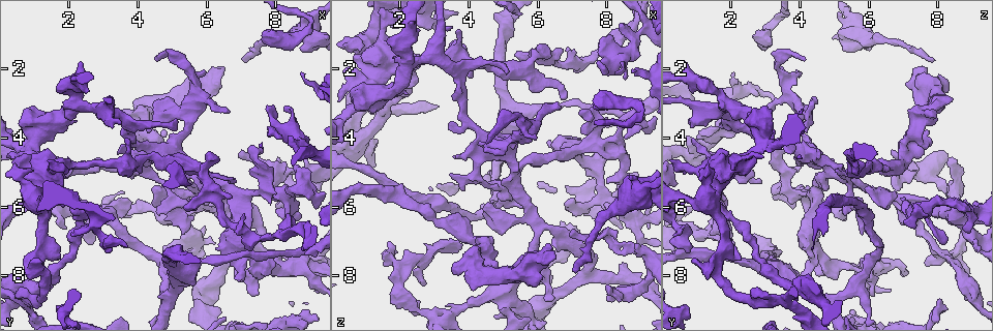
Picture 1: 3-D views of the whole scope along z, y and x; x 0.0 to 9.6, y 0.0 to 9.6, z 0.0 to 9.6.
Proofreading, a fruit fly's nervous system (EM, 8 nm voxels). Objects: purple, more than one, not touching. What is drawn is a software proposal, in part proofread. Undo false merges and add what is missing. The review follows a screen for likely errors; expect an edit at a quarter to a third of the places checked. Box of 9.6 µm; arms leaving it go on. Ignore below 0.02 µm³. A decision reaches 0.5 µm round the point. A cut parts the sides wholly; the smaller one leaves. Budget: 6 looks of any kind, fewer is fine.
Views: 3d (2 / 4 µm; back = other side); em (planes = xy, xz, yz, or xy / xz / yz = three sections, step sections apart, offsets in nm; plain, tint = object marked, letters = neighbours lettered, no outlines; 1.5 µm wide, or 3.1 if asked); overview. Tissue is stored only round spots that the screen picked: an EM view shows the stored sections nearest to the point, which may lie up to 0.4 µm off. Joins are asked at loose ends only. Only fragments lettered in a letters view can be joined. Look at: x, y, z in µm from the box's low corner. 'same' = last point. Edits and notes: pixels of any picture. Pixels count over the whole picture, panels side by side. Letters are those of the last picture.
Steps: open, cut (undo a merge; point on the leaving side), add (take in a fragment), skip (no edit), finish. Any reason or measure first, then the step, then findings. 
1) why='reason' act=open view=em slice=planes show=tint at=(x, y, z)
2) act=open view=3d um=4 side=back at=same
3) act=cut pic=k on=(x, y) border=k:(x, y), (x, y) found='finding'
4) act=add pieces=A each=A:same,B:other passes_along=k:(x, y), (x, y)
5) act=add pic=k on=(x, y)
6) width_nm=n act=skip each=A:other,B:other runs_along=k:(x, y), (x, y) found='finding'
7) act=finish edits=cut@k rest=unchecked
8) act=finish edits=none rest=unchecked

why='sharp bend' act=open view=em slice=planes show=plain at=(2.05, 6.05, 7.80)

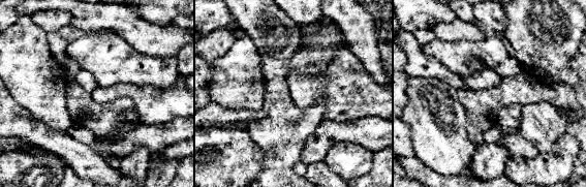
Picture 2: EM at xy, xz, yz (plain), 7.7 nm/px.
act=open view=em slice=planes show=letters at=same

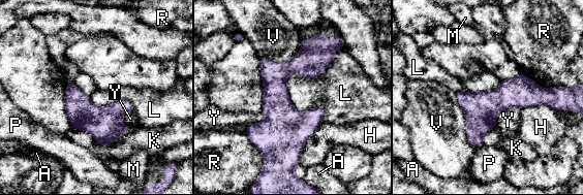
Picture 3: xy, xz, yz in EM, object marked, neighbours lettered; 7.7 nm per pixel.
width_nm=260 act=skip each=A:other,H:other,K:other,L:other,M:other,P:other,R:other,V:other,Y:other runs_along=3:(459, 95), (466, 100), (548, 98) found='one neuron here'

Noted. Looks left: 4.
why='thin neck' act=open view=em slice=xz step=4 show=tint at=(3.00, 4.80, 6.40)

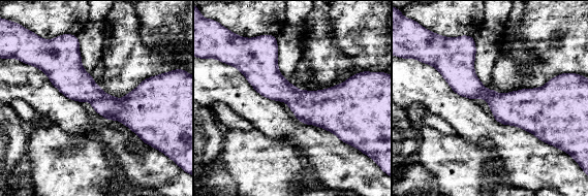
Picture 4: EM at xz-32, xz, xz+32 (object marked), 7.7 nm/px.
act=open view=em slice=xy step=4 show=letters at=same

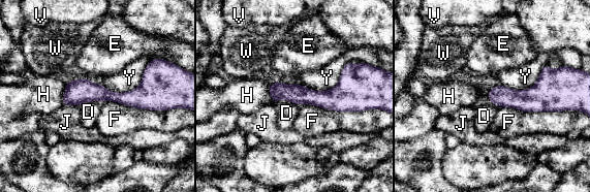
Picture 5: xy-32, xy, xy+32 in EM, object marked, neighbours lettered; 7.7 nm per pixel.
longest_contact=F:500nm act=skip each=D:other,E:other,F:other,H:other,J:other,V:other,W:other,Y:other border=5:(151, 60), (135, 88), (103, 88) found='one neuron here'

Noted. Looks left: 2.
act=finish edits=none rest=unchecked

